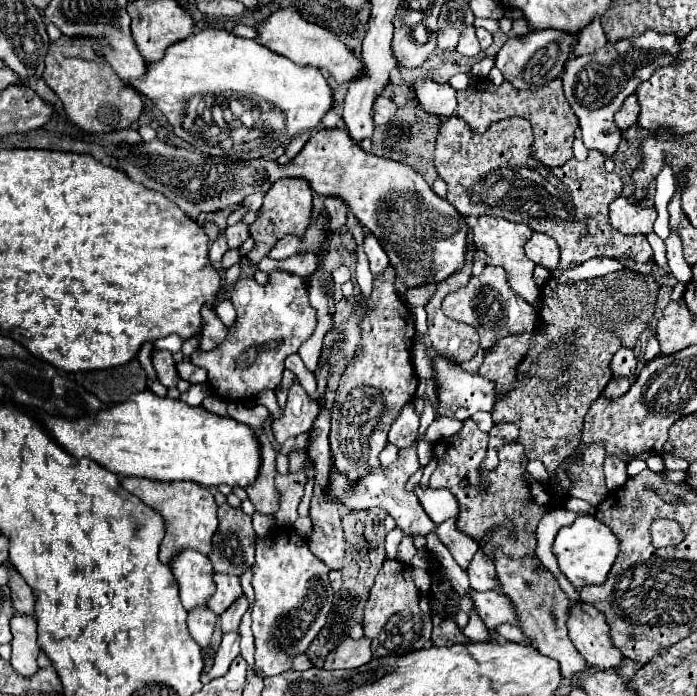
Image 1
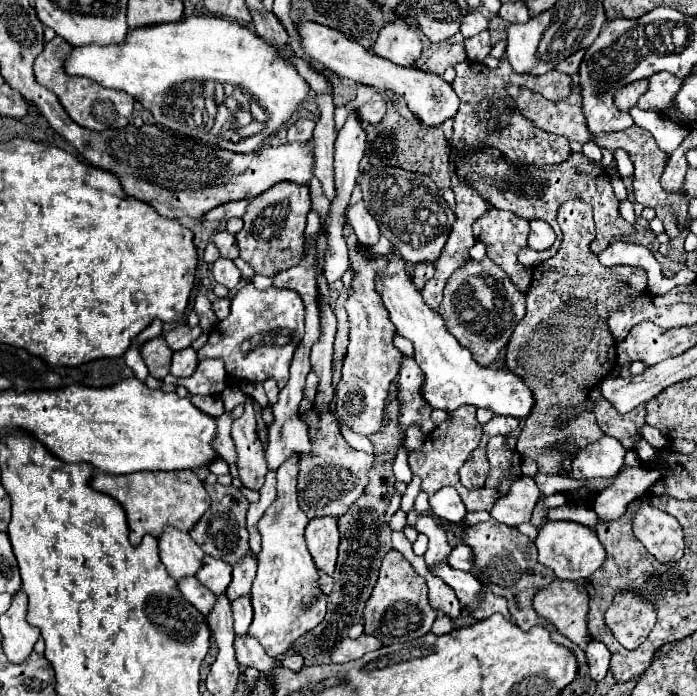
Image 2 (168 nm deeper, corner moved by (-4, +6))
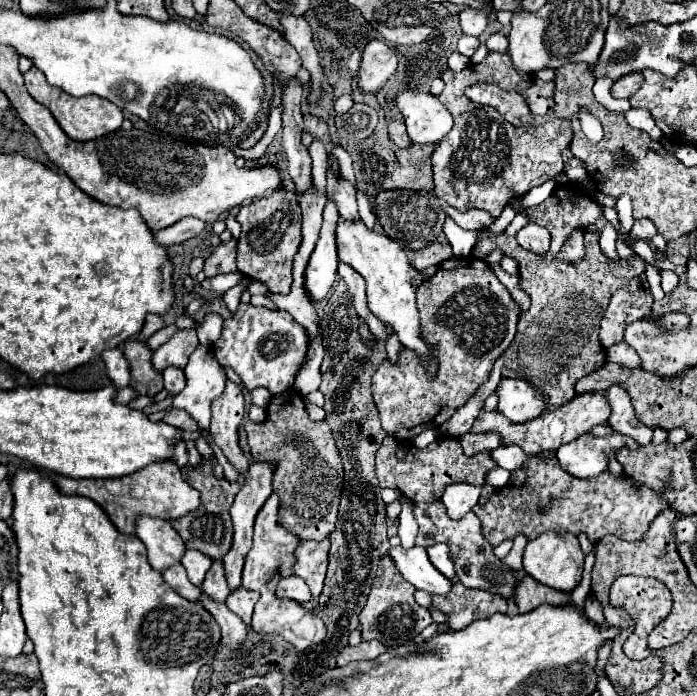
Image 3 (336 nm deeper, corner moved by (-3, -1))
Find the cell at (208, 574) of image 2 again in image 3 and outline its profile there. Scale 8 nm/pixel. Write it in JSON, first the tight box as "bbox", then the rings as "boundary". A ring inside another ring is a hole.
{"bbox":[183,550,213,586],"boundary":[[[187,550],[183,556],[183,566],[187,570],[187,576],[195,586],[203,584],[203,578],[205,578],[207,570],[211,568],[211,564],[213,564],[213,560],[199,554],[199,550]]]}

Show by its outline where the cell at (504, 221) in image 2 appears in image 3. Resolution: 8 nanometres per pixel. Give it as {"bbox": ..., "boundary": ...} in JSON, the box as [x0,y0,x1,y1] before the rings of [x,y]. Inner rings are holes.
{"bbox":[445,206,495,230],"boundary":[[[447,206],[445,212],[457,222],[457,226],[461,226],[463,230],[483,230],[487,226],[491,226],[495,222],[495,218],[491,218],[491,214],[483,212],[483,210],[467,210],[467,212],[457,212],[455,208]]]}

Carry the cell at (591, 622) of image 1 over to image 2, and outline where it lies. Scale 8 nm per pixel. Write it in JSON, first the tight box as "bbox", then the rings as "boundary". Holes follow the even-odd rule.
{"bbox":[532,579,588,647],"boundary":[[[554,579],[548,587],[536,591],[532,607],[572,643],[576,643],[578,647],[588,645],[588,593],[582,583]]]}

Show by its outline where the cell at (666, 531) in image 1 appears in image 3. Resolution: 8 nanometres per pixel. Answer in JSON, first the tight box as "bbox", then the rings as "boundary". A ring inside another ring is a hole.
{"bbox":[473,458,667,546],"boundary":[[[533,458],[521,470],[513,472],[513,478],[505,488],[495,490],[495,494],[487,500],[485,508],[481,504],[477,504],[473,508],[473,512],[479,516],[479,520],[483,524],[485,538],[493,546],[499,546],[505,538],[513,540],[519,532],[523,532],[529,540],[537,538],[543,532],[557,532],[557,534],[585,532],[591,542],[597,542],[607,534],[615,534],[627,542],[641,542],[649,530],[649,524],[663,508],[667,508],[667,502],[663,498],[659,498],[649,486],[643,486],[627,476],[615,478],[611,472],[603,472],[601,476],[597,476],[593,480],[579,480],[579,478],[567,474],[559,466],[559,462],[555,462],[555,458],[545,460],[545,462]]]}

